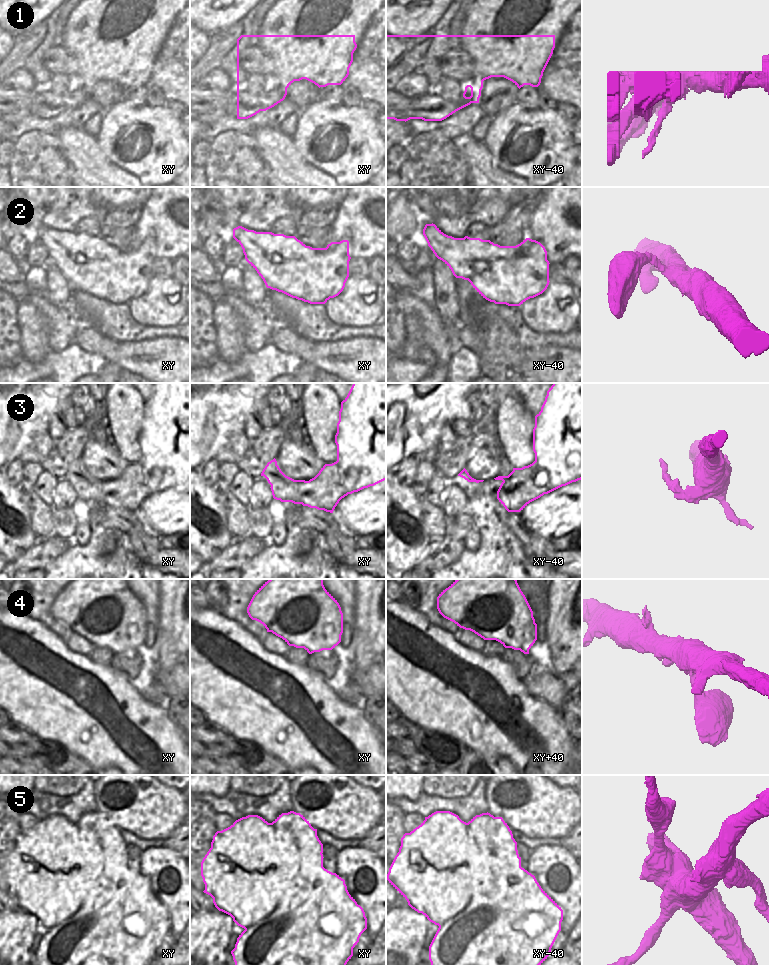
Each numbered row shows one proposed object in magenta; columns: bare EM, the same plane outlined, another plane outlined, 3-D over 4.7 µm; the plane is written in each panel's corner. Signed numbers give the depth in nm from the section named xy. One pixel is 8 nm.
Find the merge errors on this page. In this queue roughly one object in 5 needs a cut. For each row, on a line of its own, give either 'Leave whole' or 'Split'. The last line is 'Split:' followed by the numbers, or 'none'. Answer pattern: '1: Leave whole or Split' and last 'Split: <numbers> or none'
1: Split
2: Leave whole
3: Leave whole
4: Leave whole
5: Split
Split: 1, 5

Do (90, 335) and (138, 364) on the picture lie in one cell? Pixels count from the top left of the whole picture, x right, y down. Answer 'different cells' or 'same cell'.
same cell

